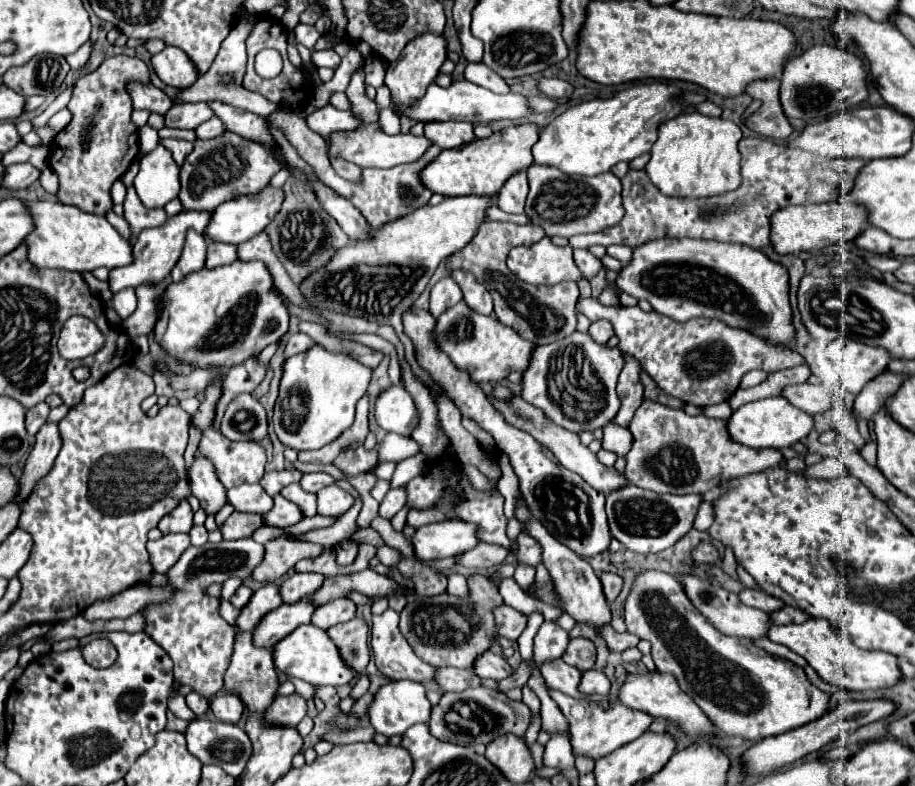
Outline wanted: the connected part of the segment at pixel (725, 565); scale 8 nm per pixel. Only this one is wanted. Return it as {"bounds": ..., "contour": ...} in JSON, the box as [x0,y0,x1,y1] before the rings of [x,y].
{"bounds":[721,548,739,580],"contour":[[[725,548],[724,555],[725,556],[721,563],[722,569],[733,579],[739,580],[739,577],[736,572],[737,564],[733,554],[733,550],[731,550],[731,548]]]}

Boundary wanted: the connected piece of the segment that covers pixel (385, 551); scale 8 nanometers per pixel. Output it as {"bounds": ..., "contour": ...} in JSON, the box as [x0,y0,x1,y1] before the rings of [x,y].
{"bounds":[376,544,401,567],"contour":[[[385,544],[377,549],[376,556],[379,561],[386,566],[393,567],[401,561],[401,554]]]}

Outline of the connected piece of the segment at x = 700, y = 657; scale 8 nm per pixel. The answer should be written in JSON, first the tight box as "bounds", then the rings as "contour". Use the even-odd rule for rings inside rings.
{"bounds":[625,570,829,742],"contour":[[[645,570],[637,574],[625,602],[625,624],[631,634],[651,642],[651,654],[657,670],[675,674],[681,690],[689,694],[693,702],[709,716],[709,720],[727,736],[741,736],[757,742],[767,736],[777,736],[787,730],[799,728],[827,712],[829,696],[807,680],[801,666],[785,658],[767,654],[747,638],[735,638],[717,632],[705,620],[705,616],[701,616],[701,612],[697,612],[697,608],[689,604],[689,598],[685,596],[679,580],[667,572]]]}

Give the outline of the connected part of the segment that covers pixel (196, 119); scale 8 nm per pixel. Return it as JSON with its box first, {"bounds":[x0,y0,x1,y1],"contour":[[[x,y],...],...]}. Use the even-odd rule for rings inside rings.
{"bounds":[165,102,213,128],"contour":[[[197,102],[197,104],[173,104],[169,108],[169,112],[165,114],[165,126],[169,128],[197,128],[197,124],[209,120],[213,116],[213,110],[209,110],[209,106],[205,102]]]}

